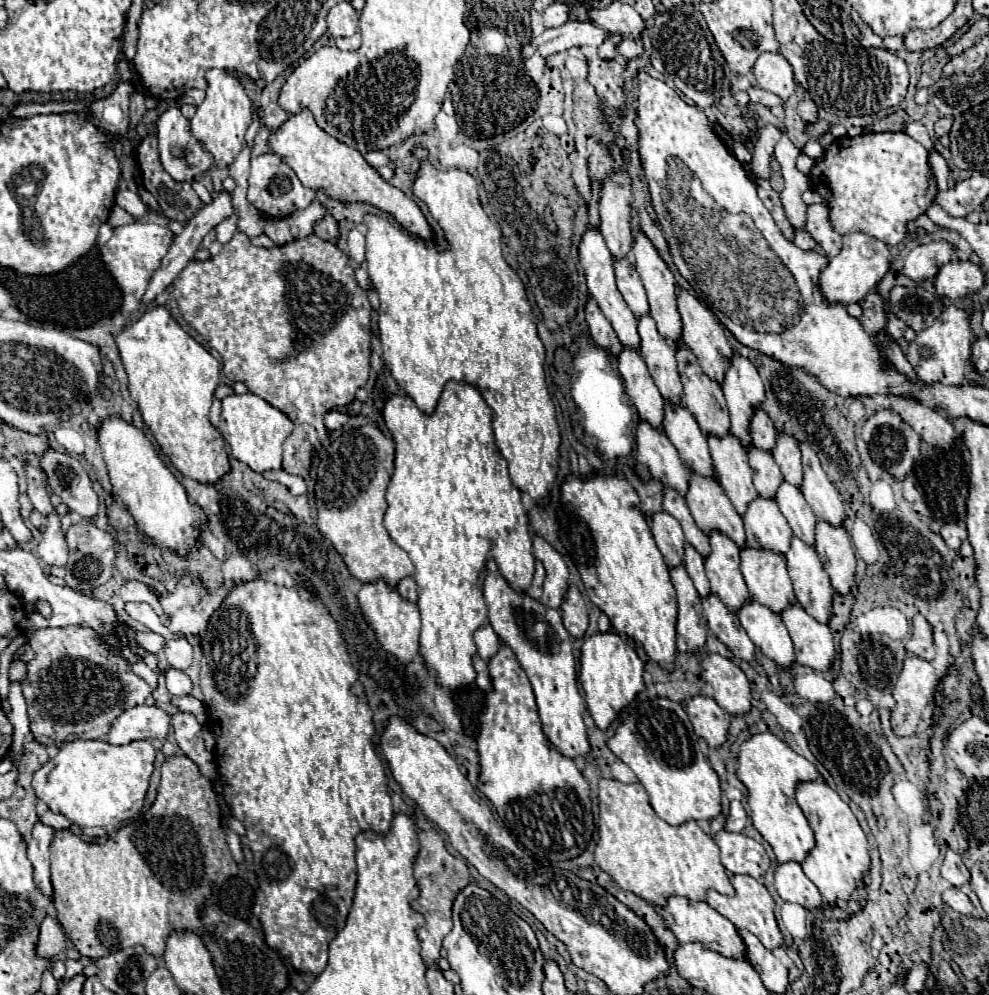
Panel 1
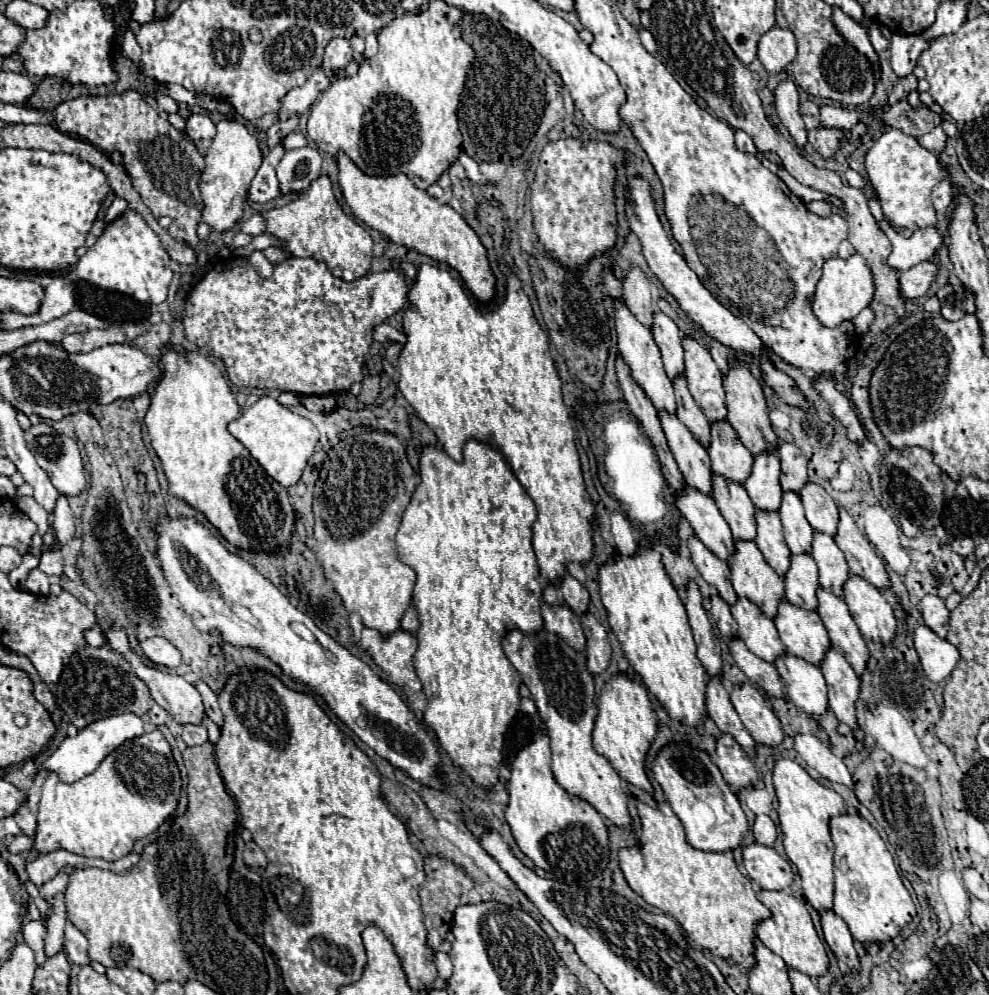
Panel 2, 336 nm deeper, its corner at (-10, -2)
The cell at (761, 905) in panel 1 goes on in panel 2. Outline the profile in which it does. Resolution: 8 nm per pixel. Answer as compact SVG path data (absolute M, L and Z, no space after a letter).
M761 891L757 897L773 913L771 919L759 923L757 927L757 937L763 941L763 945L771 949L775 955L779 955L791 969L797 969L813 979L825 975L829 969L829 959L825 953L825 945L813 927L805 903L785 891Z

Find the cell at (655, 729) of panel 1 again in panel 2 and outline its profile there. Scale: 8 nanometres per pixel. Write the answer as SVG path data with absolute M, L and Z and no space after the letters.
M669 743L655 757L653 777L663 787L673 813L681 819L687 833L687 843L691 847L715 853L741 847L749 831L747 817L737 795L723 781L721 771L711 763L705 751L693 749L689 743Z

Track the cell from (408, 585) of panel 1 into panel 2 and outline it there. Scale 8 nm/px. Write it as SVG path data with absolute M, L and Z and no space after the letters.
M413 605L405 611L405 615L401 619L401 629L407 631L407 633L411 633L411 635L417 633L417 629L419 629L419 617L417 617L417 611L415 611Z

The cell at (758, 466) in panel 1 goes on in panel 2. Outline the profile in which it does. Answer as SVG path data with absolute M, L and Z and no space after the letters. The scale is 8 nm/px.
M783 493L783 503L779 509L779 517L785 527L785 541L793 555L809 553L813 541L813 527L805 519L803 503L797 493Z

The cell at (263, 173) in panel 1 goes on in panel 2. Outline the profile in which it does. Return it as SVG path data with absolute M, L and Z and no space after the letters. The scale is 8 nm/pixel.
M313 147L285 151L285 157L277 165L281 193L307 189L309 183L321 175L321 161L319 151Z

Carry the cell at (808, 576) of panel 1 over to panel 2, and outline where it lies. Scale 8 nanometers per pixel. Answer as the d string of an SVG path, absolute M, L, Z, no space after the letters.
M825 589L817 591L817 599L819 617L831 637L831 647L851 663L857 675L861 675L867 669L869 649L847 609L847 603Z

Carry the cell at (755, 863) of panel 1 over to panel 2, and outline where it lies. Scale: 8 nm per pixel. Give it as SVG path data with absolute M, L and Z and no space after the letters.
M759 843L743 847L743 863L747 875L757 881L761 889L783 891L793 883L791 863L783 859L773 847Z

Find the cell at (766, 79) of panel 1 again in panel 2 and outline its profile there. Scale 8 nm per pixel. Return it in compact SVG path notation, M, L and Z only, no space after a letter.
M775 25L765 35L761 35L757 57L769 73L785 71L787 63L793 61L795 55L797 55L797 41L791 31L785 31Z

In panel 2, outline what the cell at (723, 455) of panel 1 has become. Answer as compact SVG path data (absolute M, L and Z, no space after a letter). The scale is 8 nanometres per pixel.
M757 511L757 537L755 543L763 553L765 561L777 575L785 575L785 567L789 567L789 547L783 537L783 525L777 513Z

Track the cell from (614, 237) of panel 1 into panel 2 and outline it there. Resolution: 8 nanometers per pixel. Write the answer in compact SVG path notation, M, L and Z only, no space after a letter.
M631 267L629 275L623 281L623 299L627 309L635 315L639 323L651 329L653 325L653 299L651 283L639 267Z

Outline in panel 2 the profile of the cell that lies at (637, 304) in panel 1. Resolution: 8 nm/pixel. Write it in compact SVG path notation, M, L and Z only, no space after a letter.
M655 313L655 323L653 323L651 331L653 331L653 339L661 351L665 373L673 381L677 375L683 375L683 371L685 371L681 331L673 323L673 319L669 319L665 313Z

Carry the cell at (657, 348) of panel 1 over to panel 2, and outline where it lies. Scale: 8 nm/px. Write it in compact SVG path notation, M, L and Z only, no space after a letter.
M677 377L673 381L673 387L675 387L675 397L677 397L677 419L685 423L685 427L693 431L693 437L707 449L709 439L711 439L711 425L707 417L701 413L701 409L695 405L695 399L691 397L687 389L685 377Z

